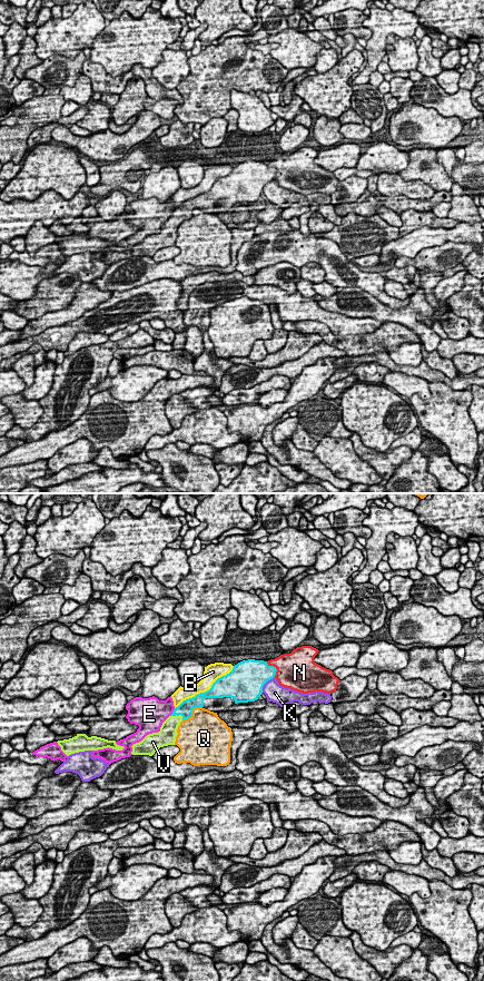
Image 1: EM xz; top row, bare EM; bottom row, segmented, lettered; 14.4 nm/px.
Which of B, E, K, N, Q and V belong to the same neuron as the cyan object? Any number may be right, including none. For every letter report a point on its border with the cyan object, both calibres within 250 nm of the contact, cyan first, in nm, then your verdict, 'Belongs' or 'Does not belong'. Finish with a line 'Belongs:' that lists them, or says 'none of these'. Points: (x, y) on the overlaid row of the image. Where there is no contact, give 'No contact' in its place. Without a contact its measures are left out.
B: Touches cyan at xz (205, 692). Thickness 280 nm (cyan) against 200 nm. Does not belong
E: Touches cyan at xz (173, 712). Thickness 200 nm (cyan) against 360 nm. Does not belong
K: Touches cyan at xz (265, 683). Thickness 480 nm (cyan) against 280 nm. Does not belong
N: Touches cyan at xz (275, 668). Thickness 360 nm (cyan) against 460 nm. Does not belong
Q: Touches cyan at xz (191, 713). Thickness 200 nm (cyan) against 460 nm. Does not belong
V: Touches cyan at xz (178, 715). Thickness 200 nm (cyan) against 240 nm. Belongs
Belongs: V

